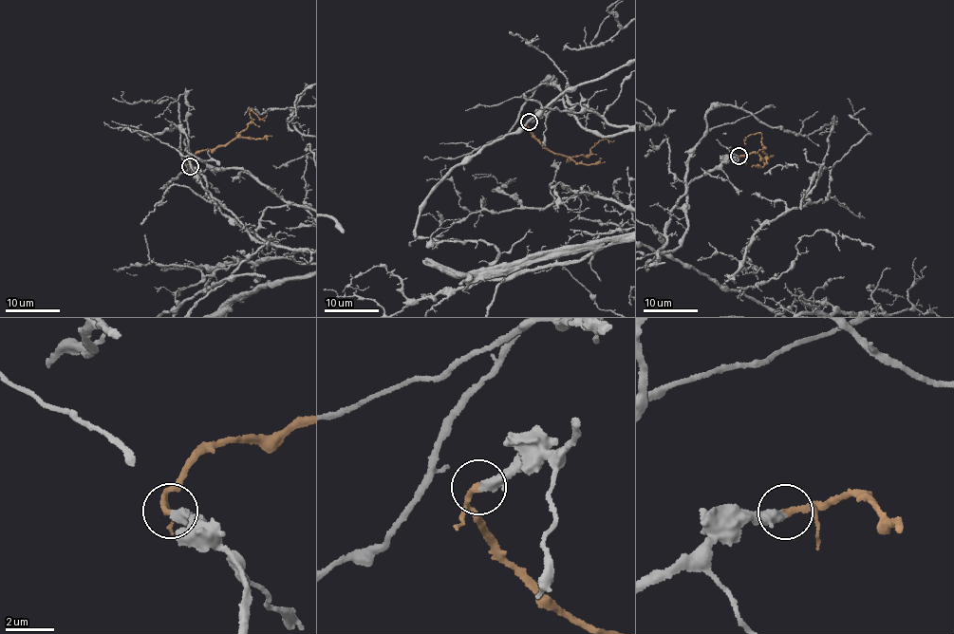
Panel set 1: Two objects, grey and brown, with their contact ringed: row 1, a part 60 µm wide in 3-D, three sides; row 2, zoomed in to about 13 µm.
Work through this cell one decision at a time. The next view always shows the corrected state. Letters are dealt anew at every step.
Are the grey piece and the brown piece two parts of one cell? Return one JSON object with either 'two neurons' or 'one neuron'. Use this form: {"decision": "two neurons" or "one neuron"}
{"decision": "one neuron"}

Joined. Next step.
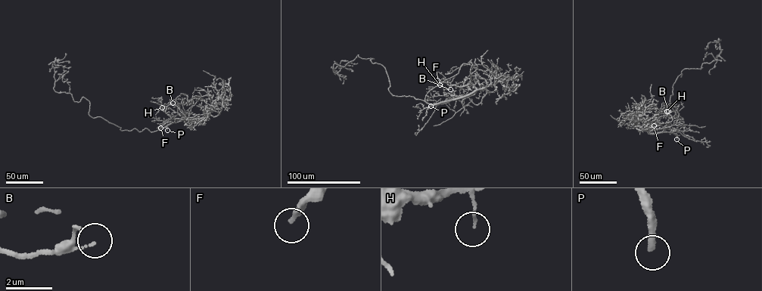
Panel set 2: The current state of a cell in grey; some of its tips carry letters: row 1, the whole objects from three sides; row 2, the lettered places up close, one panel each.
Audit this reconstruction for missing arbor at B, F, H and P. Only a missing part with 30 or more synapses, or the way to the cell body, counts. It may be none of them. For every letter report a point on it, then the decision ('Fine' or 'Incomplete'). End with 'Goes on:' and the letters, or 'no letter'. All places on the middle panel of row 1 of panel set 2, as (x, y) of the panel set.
B: Place: (450, 89). Fine
F: Place: (437, 80). Incomplete
H: Place: (440, 85). Fine
P: Place: (430, 106). Incomplete
Goes on: F, P

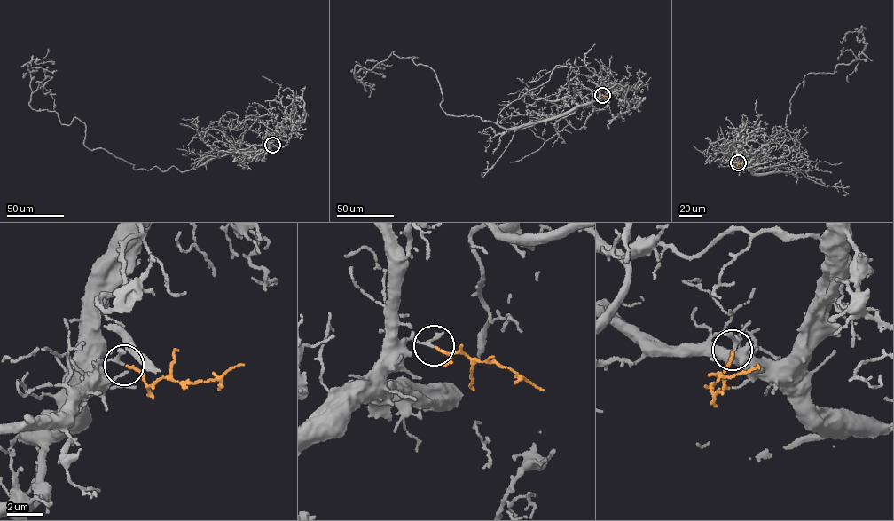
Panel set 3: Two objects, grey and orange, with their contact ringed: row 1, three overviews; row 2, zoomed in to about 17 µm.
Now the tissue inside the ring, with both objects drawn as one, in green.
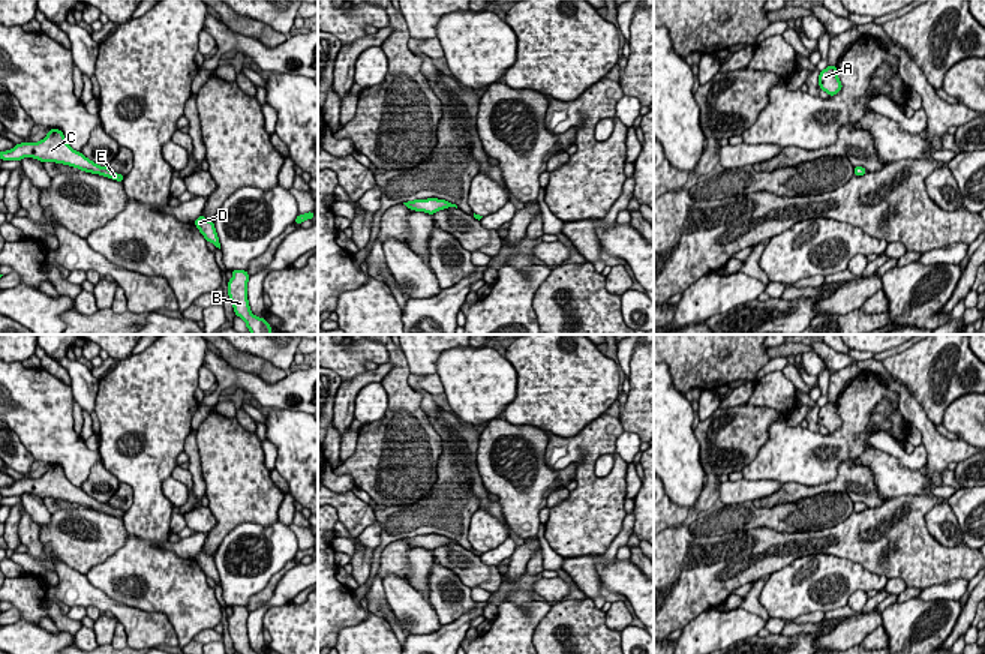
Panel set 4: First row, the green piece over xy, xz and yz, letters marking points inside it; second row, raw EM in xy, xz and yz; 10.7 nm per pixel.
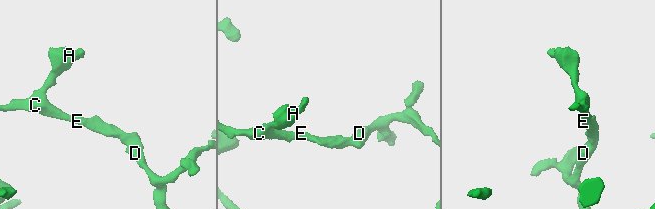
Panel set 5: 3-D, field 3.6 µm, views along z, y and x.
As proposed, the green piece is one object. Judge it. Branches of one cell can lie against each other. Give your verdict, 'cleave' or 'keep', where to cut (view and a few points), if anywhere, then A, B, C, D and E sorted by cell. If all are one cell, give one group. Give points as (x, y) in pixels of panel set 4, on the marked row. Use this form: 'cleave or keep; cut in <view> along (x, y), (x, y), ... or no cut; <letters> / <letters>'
keep; no cut; A B C D E

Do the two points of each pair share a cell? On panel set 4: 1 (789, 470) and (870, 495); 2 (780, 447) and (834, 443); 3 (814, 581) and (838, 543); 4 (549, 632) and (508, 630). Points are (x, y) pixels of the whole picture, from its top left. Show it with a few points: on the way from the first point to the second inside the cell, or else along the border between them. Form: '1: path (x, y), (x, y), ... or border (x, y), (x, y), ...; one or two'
1: border (858, 462), (843, 462), (819, 485), (792, 482); two
2: path (793, 447), (816, 447), (820, 444); one
3: border (796, 558), (832, 554), (853, 560), (864, 567); two
4: border (550, 606), (532, 638); two

